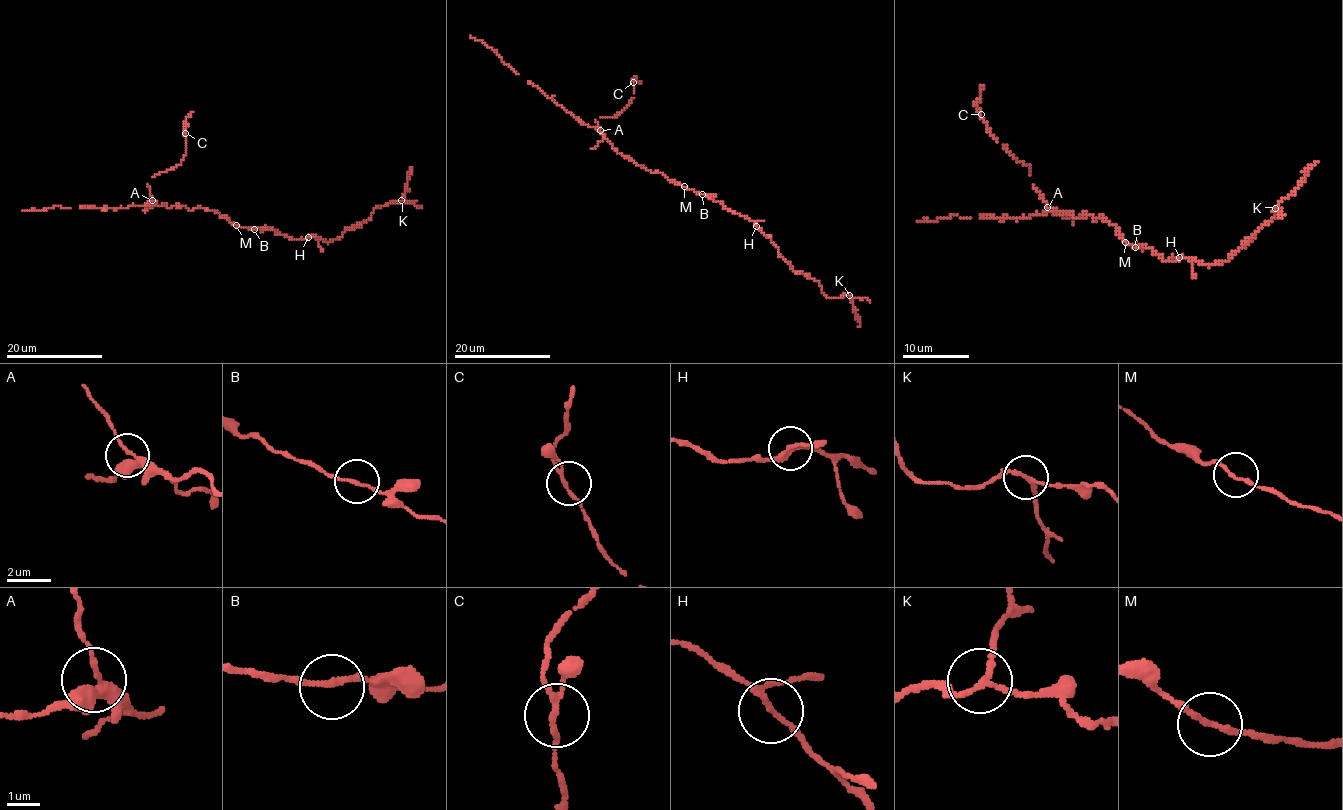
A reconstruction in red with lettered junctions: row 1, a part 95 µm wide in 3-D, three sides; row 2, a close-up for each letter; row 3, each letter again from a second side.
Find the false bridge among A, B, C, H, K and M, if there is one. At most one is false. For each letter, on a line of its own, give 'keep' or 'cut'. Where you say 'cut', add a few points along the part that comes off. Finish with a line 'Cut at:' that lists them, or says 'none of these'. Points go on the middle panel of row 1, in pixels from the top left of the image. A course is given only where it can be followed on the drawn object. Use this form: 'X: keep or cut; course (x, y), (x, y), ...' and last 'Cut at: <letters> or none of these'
A: keep
B: keep
C: keep
H: keep
K: cut; course (850, 296), (858, 327)
M: keep
Cut at: K

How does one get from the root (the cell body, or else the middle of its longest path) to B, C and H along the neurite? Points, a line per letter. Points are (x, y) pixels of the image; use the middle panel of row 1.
B: (684, 188), (702, 194)
C: (684, 188), (624, 157), (597, 126), (596, 120), (616, 115), (630, 103), (633, 82)
H: (684, 188), (719, 201), (727, 209), (750, 219), (756, 226)

